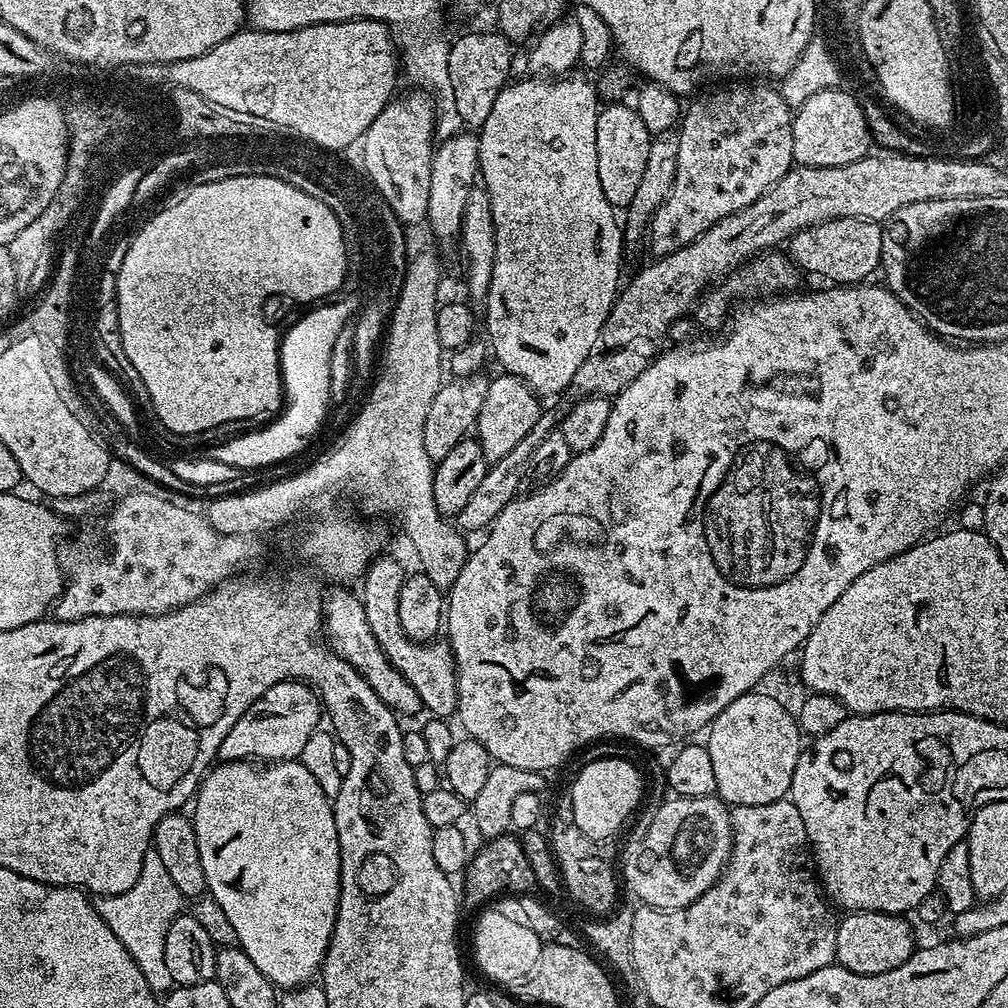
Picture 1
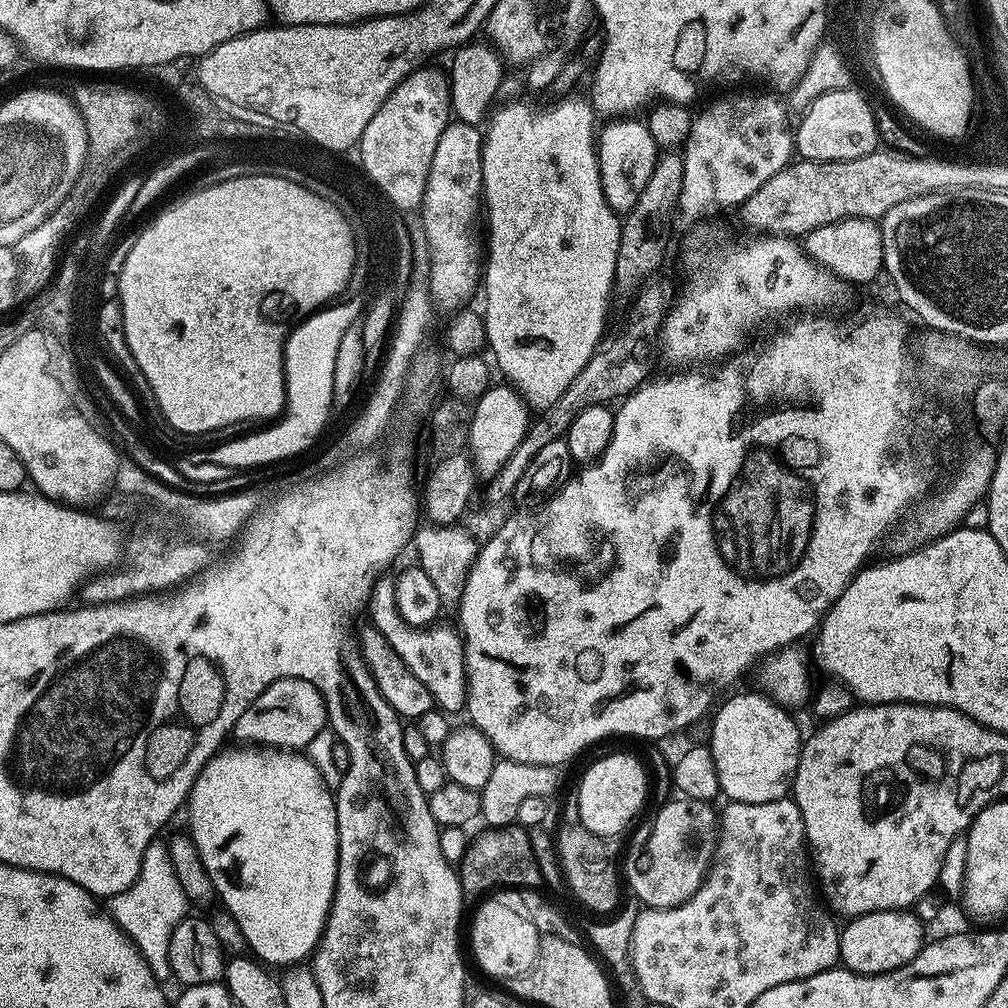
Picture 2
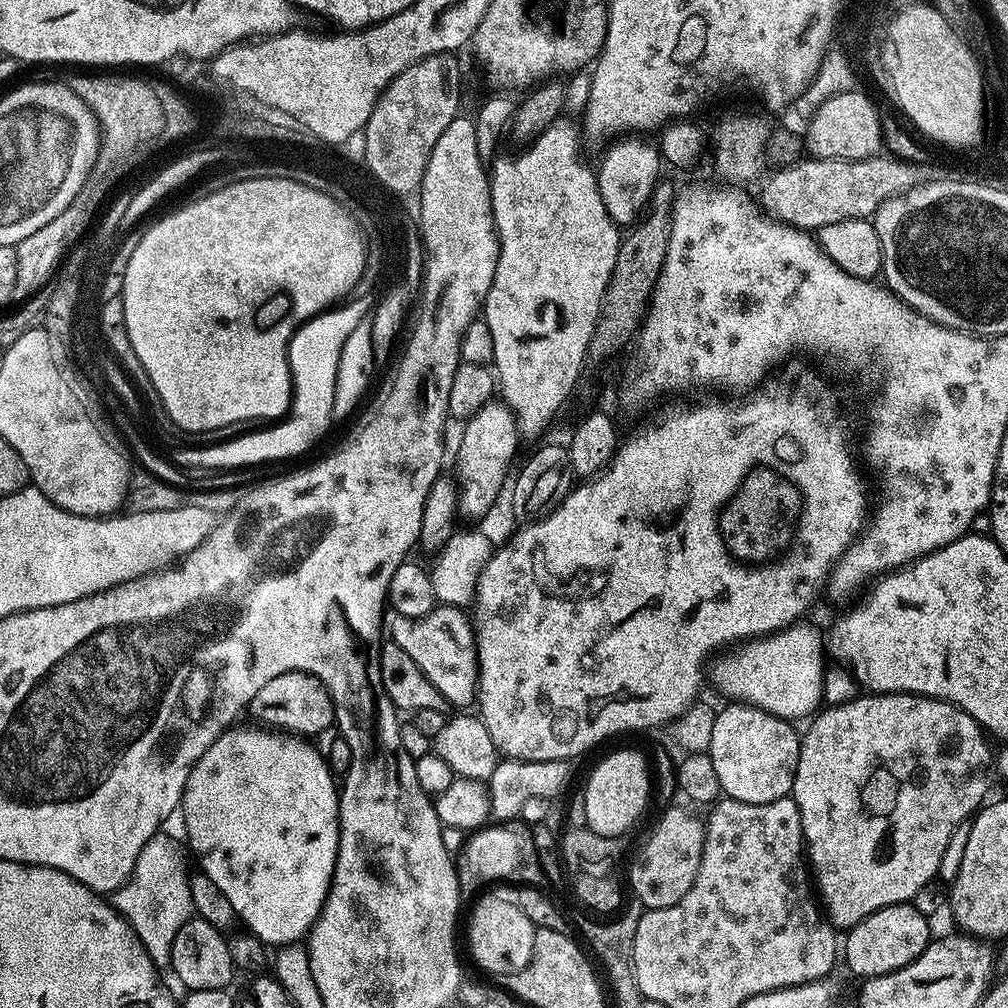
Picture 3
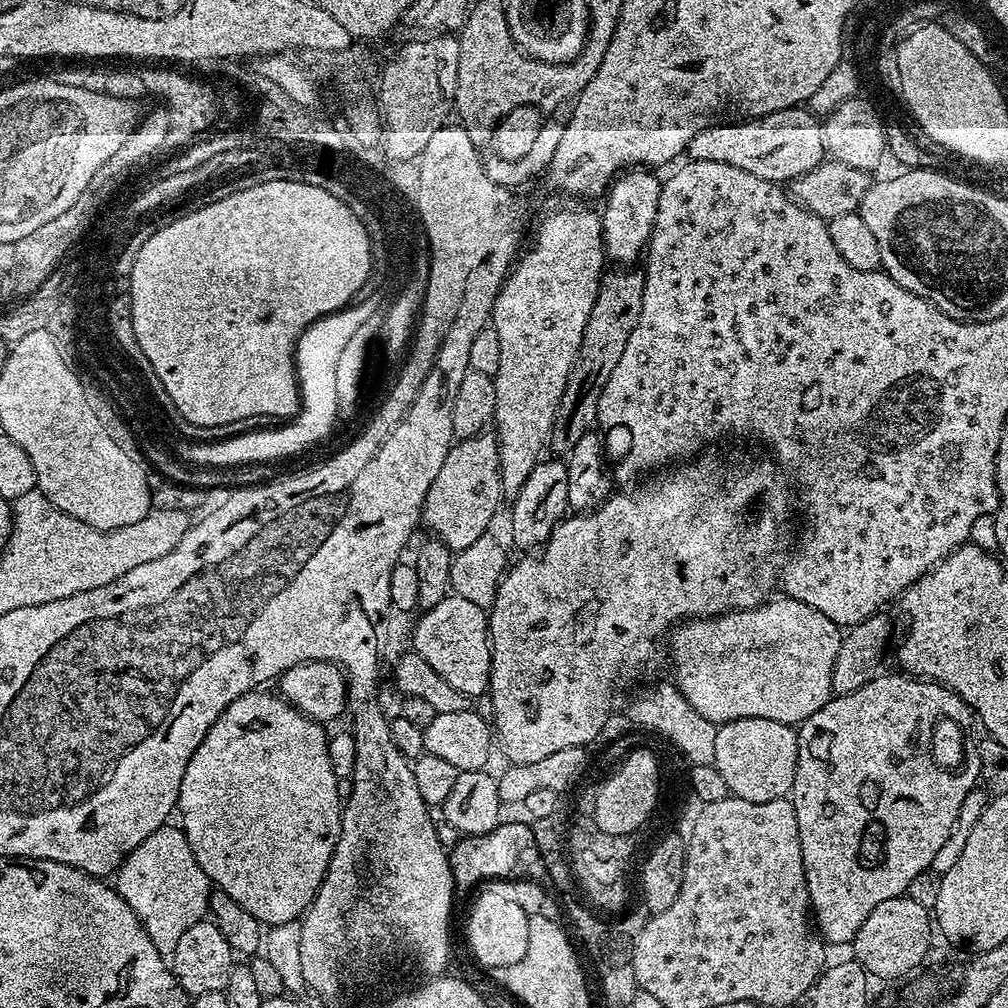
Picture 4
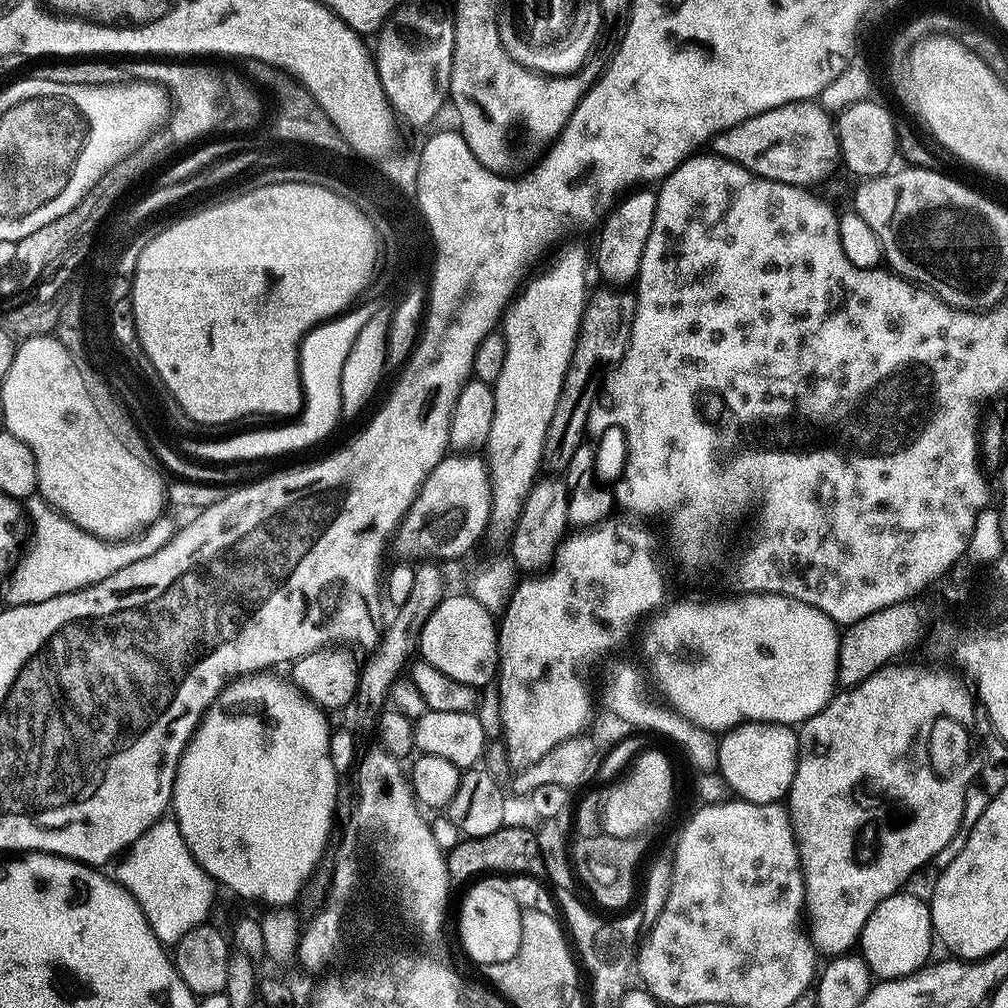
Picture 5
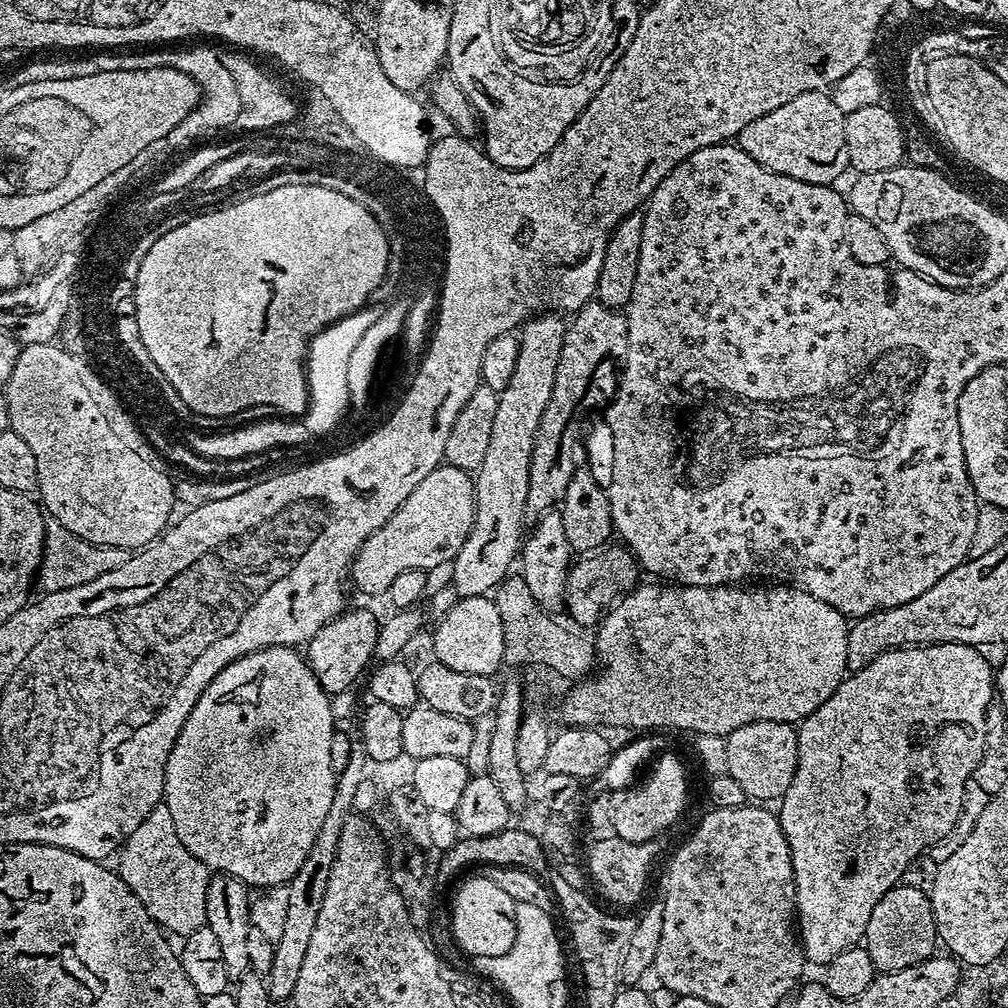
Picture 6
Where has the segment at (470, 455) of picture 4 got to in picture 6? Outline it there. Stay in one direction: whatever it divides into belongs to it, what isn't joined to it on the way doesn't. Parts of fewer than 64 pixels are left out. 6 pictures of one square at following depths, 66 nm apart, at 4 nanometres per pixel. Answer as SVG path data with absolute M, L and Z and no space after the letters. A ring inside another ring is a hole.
M441 463L440 467L430 470L430 474L426 474L426 478L422 478L422 482L414 486L414 490L410 490L410 498L406 498L406 502L398 506L396 513L382 527L374 530L370 538L366 538L366 542L352 559L351 583L353 585L356 583L368 596L383 597L390 582L394 582L394 578L398 578L398 574L402 574L405 570L428 572L439 564L447 565L458 554L458 550L462 550L462 542L466 542L470 534L475 513L476 485L473 477L454 466Z

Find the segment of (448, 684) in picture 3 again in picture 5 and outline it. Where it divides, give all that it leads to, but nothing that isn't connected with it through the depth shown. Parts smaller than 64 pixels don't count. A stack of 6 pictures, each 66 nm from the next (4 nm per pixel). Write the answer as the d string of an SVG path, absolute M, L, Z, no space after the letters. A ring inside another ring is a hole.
M471 594L464 596L445 595L439 606L431 614L429 620L422 628L420 634L419 655L430 666L438 666L442 674L457 679L458 682L466 682L477 690L484 690L488 683L495 681L500 667L500 633L498 631L497 617L482 602L478 602Z

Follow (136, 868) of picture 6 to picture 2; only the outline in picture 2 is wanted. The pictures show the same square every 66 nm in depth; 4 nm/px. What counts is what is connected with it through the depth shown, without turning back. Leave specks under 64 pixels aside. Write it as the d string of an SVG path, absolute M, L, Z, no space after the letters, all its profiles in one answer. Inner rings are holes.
M154 842L144 851L139 878L126 890L122 890L122 894L107 897L106 911L146 958L156 979L161 982L167 981L166 978L172 976L170 938L190 912L188 895L182 890L176 863L168 853L167 843Z

